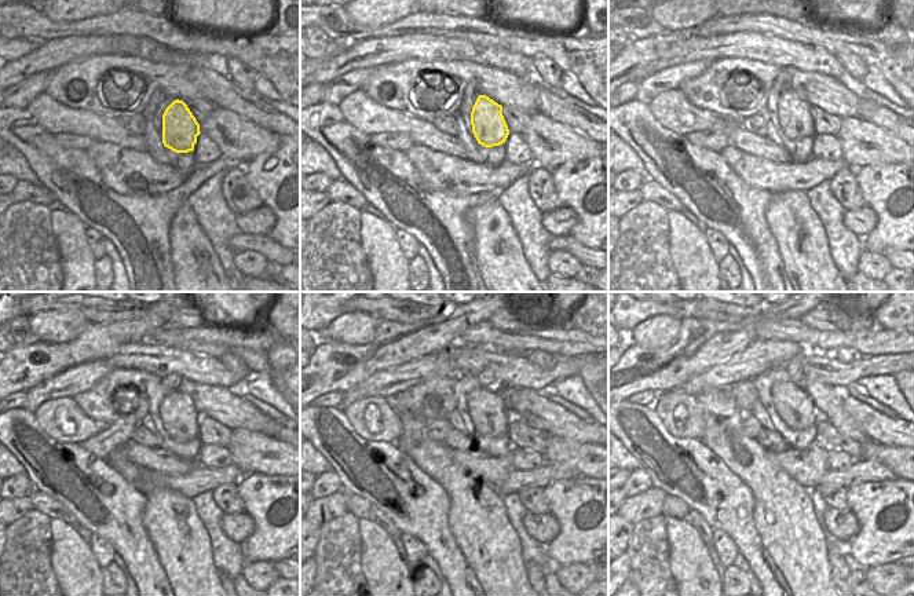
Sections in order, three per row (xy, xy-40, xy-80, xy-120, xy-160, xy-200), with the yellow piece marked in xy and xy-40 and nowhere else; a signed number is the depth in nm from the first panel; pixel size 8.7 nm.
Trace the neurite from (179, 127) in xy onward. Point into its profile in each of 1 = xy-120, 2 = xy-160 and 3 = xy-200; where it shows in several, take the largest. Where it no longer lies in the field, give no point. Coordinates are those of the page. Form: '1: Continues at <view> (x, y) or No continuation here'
1: Continues at xy-120 (181, 419)
2: Continues at xy-160 (490, 419)
3: Continues at xy-200 (793, 405)

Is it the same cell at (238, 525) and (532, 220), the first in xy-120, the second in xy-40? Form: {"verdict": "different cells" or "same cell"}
{"verdict": "different cells"}

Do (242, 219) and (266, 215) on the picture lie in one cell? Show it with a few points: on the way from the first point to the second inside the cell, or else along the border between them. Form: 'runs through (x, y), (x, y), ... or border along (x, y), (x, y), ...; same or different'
runs through (248, 219), (260, 219); same

